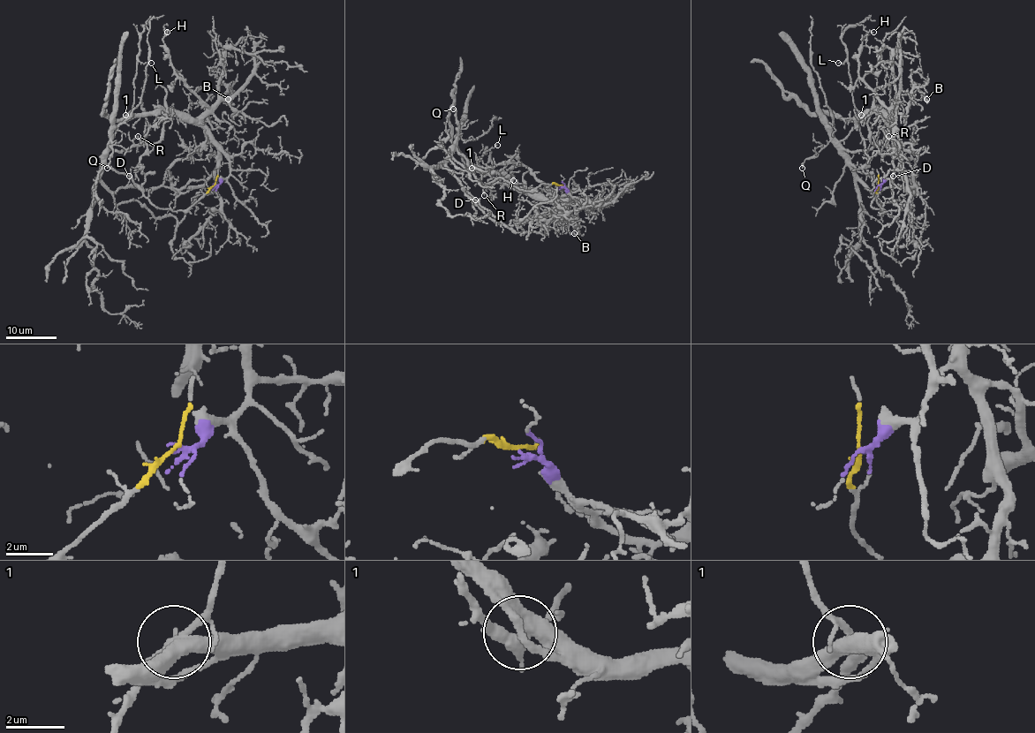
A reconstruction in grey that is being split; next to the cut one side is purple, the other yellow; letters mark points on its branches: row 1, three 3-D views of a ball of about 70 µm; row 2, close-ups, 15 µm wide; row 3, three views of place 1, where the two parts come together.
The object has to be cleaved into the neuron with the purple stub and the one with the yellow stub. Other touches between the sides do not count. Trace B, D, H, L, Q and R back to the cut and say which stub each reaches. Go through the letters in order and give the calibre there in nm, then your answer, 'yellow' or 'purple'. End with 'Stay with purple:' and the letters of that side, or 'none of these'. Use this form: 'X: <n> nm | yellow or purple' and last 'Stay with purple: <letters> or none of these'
B: 120 nm | purple
D: 100 nm | yellow
H: 100 nm | purple
L: 80 nm | yellow
Q: 110 nm | yellow
R: 100 nm | yellow
Stay with purple: B, H

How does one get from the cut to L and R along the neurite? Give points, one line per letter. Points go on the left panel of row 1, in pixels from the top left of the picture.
L: (214, 185), (186, 209), (172, 210), (154, 205), (106, 162), (116, 127), (134, 102), (136, 64), (151, 63)
R: (214, 185), (186, 209), (154, 205), (131, 177), (106, 162), (109, 151), (130, 150), (139, 142), (139, 136)

